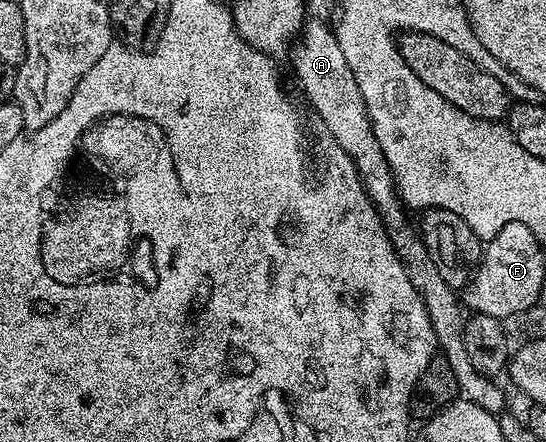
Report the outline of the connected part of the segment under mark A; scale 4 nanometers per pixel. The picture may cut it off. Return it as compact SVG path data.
M304 20L302 30L290 50L290 57L308 103L315 108L315 113L323 120L324 127L335 136L335 141L339 144L336 146L357 167L359 177L363 180L363 189L383 220L383 226L387 229L395 254L401 259L403 270L407 272L409 283L413 283L425 303L429 323L435 332L438 352L448 360L449 367L453 369L459 384L459 393L466 400L477 403L477 407L485 411L496 415L504 412L502 391L495 386L496 382L492 378L481 375L481 371L473 367L469 354L465 351L463 342L465 313L457 300L456 290L451 289L449 283L445 283L445 279L441 279L441 271L429 255L427 244L413 228L413 221L411 225L410 219L407 218L408 210L399 195L399 186L396 185L389 163L381 151L381 143L377 143L377 135L371 126L371 116L365 107L365 99L361 99L361 89L353 79L353 71L349 63L345 63L345 55L341 51L341 43L335 38L334 28L326 21Z

